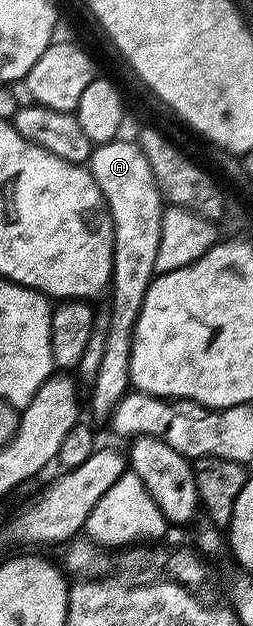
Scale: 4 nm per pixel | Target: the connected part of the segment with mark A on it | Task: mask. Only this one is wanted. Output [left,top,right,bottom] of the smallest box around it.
[88,138,164,422]

